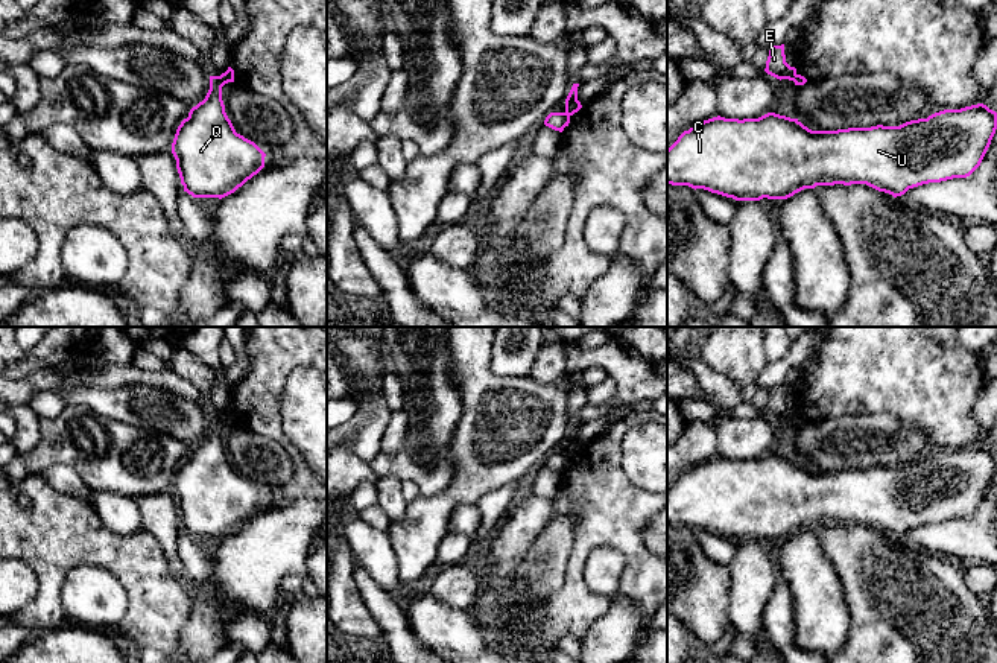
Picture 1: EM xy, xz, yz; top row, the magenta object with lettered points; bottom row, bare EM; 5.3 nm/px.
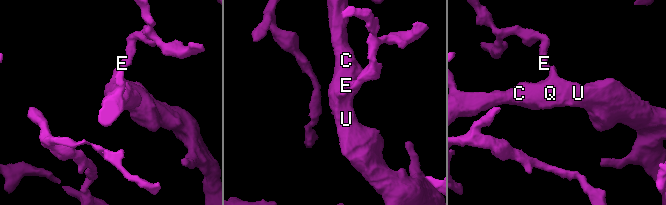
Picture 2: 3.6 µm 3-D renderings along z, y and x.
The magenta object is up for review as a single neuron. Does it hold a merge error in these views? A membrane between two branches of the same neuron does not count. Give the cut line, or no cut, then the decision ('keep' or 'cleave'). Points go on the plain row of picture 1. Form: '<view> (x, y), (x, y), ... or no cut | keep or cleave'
xz (566, 452), (570, 455) | cleave

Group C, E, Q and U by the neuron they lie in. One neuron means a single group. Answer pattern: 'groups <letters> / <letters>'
groups C Q U / E

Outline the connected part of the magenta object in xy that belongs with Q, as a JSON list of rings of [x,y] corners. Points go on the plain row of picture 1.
[[[226,414],[210,417],[210,430],[202,443],[193,447],[176,470],[172,494],[184,526],[193,538],[225,538],[242,528],[264,508],[266,494],[251,481],[237,474],[225,453],[222,427],[231,423]]]

